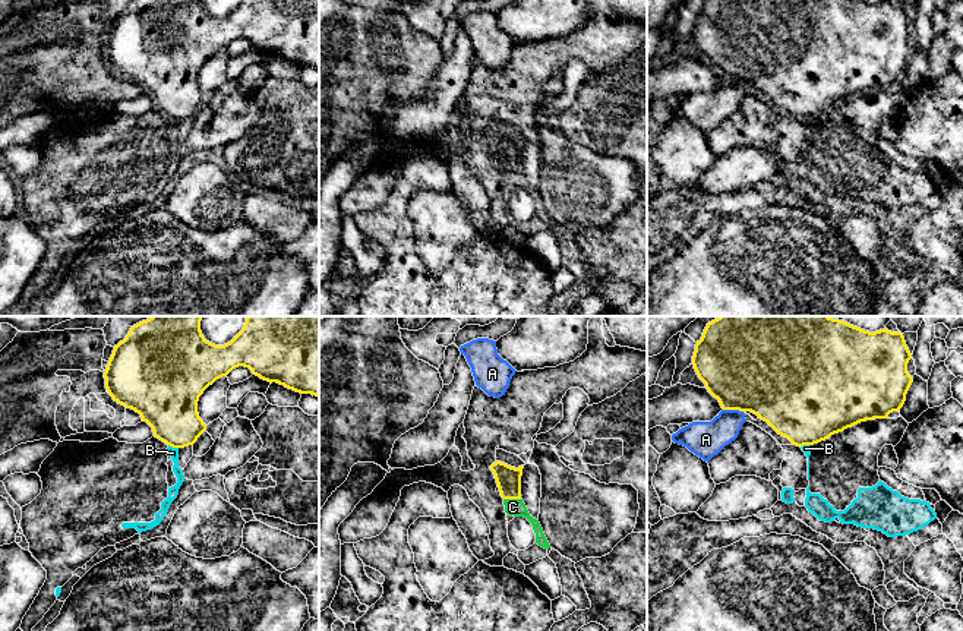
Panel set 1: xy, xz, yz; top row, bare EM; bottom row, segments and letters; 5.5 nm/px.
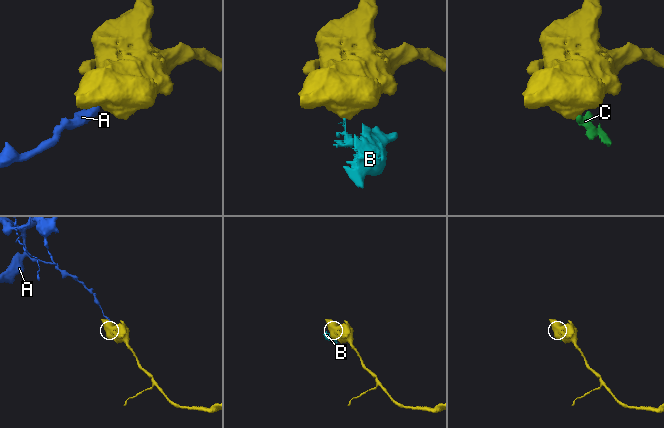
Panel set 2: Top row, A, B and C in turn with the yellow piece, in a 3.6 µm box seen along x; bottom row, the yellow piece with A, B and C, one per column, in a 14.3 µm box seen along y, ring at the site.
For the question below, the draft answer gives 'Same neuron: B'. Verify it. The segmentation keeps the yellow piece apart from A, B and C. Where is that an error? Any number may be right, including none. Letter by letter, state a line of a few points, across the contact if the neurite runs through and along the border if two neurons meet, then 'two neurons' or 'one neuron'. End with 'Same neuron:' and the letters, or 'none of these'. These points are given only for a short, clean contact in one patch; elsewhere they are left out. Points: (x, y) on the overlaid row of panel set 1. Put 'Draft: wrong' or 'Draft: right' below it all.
A: line yz (723, 409), (738, 409), (744, 413); two neurons
B: line xy (169, 444), (177, 448); two neurons
C: line xz (504, 498), (520, 499); two neurons
Same neuron: none of these
Draft: wrong

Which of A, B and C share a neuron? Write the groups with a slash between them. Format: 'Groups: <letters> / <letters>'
Groups: A / B C

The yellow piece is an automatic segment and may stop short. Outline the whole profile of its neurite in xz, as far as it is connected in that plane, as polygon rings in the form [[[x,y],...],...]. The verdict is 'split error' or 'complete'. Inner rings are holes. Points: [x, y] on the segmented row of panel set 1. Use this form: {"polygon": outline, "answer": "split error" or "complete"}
{"polygon": [[[501,461],[490,466],[503,499],[521,499],[522,468],[524,466],[515,468]]], "answer": "complete"}

